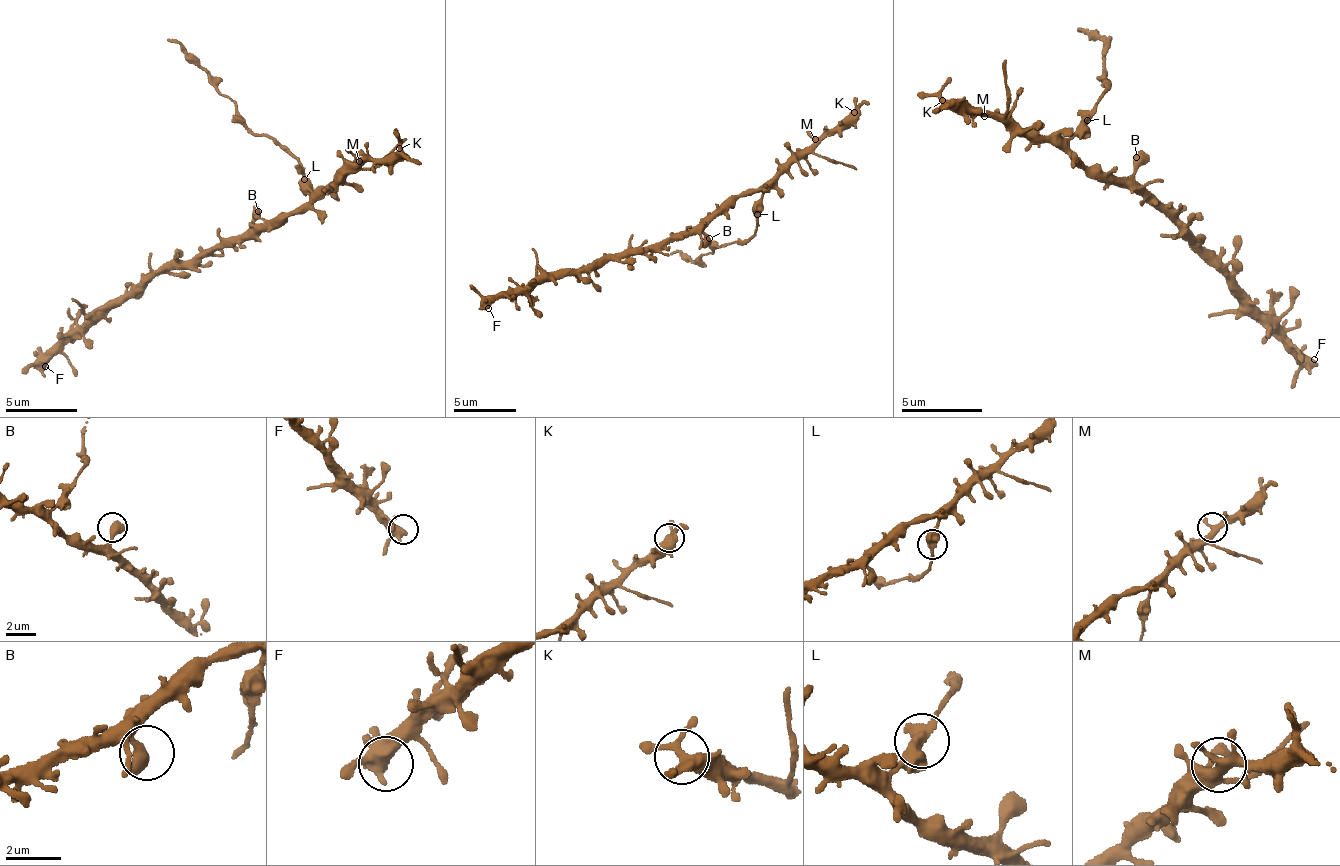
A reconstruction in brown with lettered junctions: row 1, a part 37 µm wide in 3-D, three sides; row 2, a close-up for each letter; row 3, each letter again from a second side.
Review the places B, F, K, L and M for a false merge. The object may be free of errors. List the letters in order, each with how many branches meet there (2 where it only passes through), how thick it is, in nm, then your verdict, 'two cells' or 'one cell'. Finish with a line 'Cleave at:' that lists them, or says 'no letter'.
B: branches 1; calibre 550 nm; one cell
F: branches 4; calibre 400 nm; one cell
K: branches 4; calibre 340 nm; one cell
L: branches 2; calibre 440 nm; two cells
M: branches 4; calibre 320 nm; one cell
Cleave at: L

